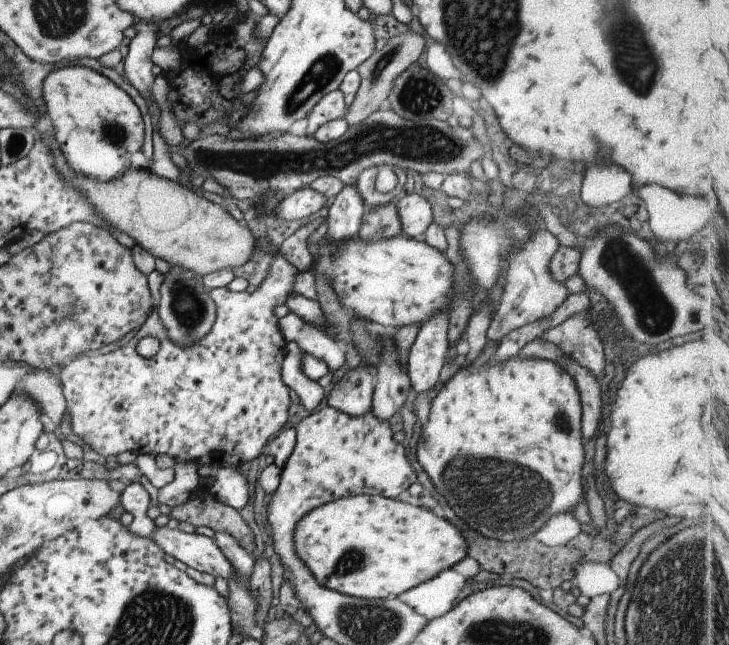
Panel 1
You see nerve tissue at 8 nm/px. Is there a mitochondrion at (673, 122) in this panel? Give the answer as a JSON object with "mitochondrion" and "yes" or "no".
{"mitochondrion":"no"}

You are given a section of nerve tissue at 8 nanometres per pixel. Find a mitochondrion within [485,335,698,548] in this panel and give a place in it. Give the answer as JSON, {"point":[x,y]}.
{"point":[561,422]}

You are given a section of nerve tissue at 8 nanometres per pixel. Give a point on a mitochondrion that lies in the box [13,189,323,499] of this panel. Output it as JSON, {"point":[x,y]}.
{"point":[190,310]}

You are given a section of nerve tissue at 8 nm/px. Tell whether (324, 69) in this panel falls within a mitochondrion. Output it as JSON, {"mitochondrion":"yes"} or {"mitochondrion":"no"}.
{"mitochondrion":"yes"}

